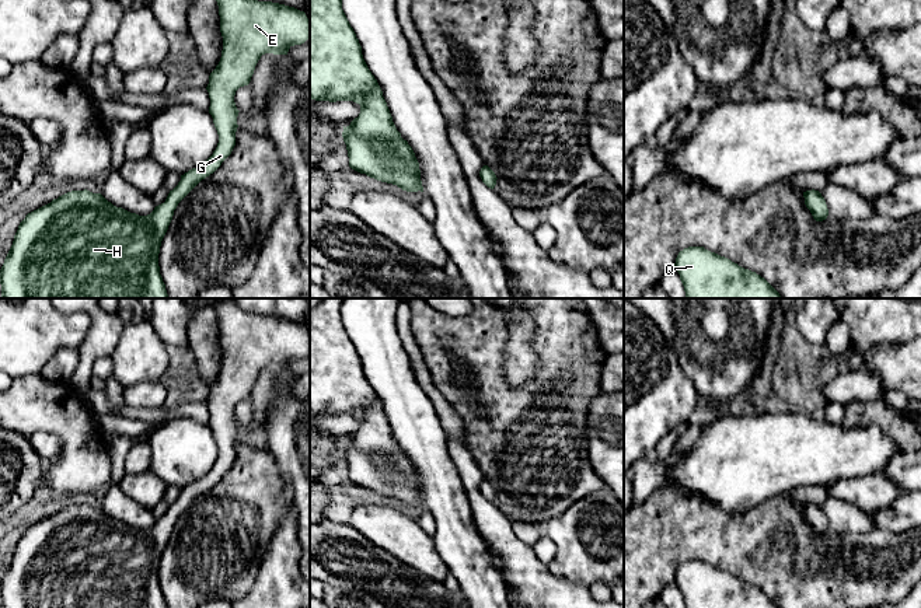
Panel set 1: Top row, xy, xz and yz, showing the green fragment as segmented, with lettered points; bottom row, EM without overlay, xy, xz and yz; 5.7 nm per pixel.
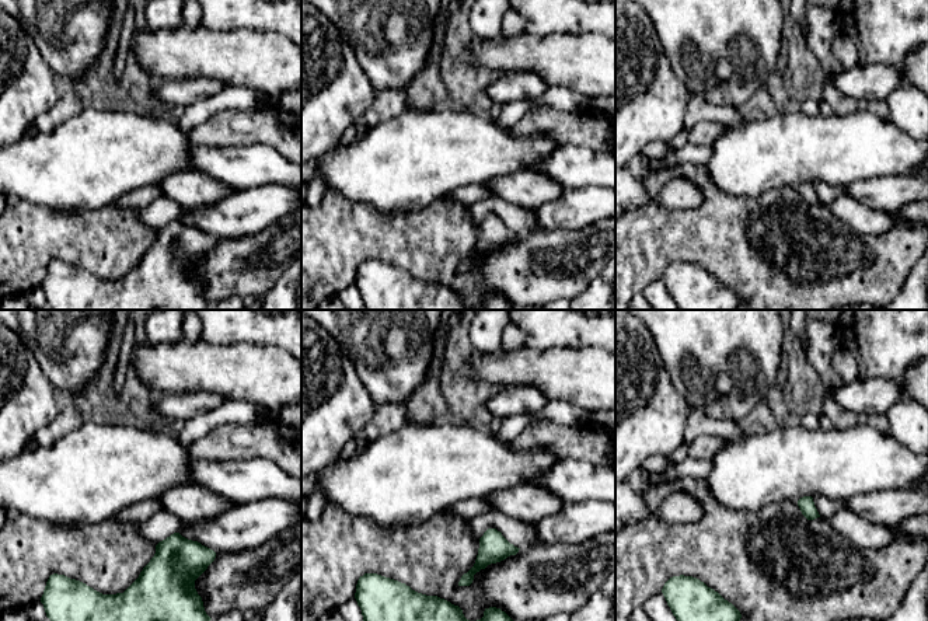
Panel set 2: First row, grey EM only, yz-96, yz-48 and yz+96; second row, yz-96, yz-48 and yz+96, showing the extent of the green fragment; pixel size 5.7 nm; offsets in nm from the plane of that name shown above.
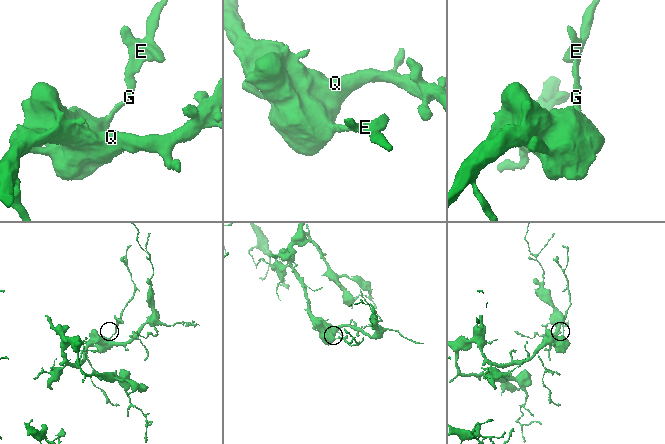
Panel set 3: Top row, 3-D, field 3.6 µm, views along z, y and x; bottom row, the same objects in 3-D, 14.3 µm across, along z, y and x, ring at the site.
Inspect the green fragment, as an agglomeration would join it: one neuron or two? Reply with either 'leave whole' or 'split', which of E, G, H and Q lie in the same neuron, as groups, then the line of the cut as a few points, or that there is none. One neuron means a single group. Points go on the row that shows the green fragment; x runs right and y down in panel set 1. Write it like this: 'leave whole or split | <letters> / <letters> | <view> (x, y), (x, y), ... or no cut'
leave whole | E G H Q | no cut

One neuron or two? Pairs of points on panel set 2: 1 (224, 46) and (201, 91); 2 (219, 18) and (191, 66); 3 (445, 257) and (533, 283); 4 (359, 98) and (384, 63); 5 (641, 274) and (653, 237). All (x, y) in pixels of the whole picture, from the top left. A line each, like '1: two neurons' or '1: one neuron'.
1: two neurons
2: two neurons
3: one neuron
4: two neurons
5: one neuron

